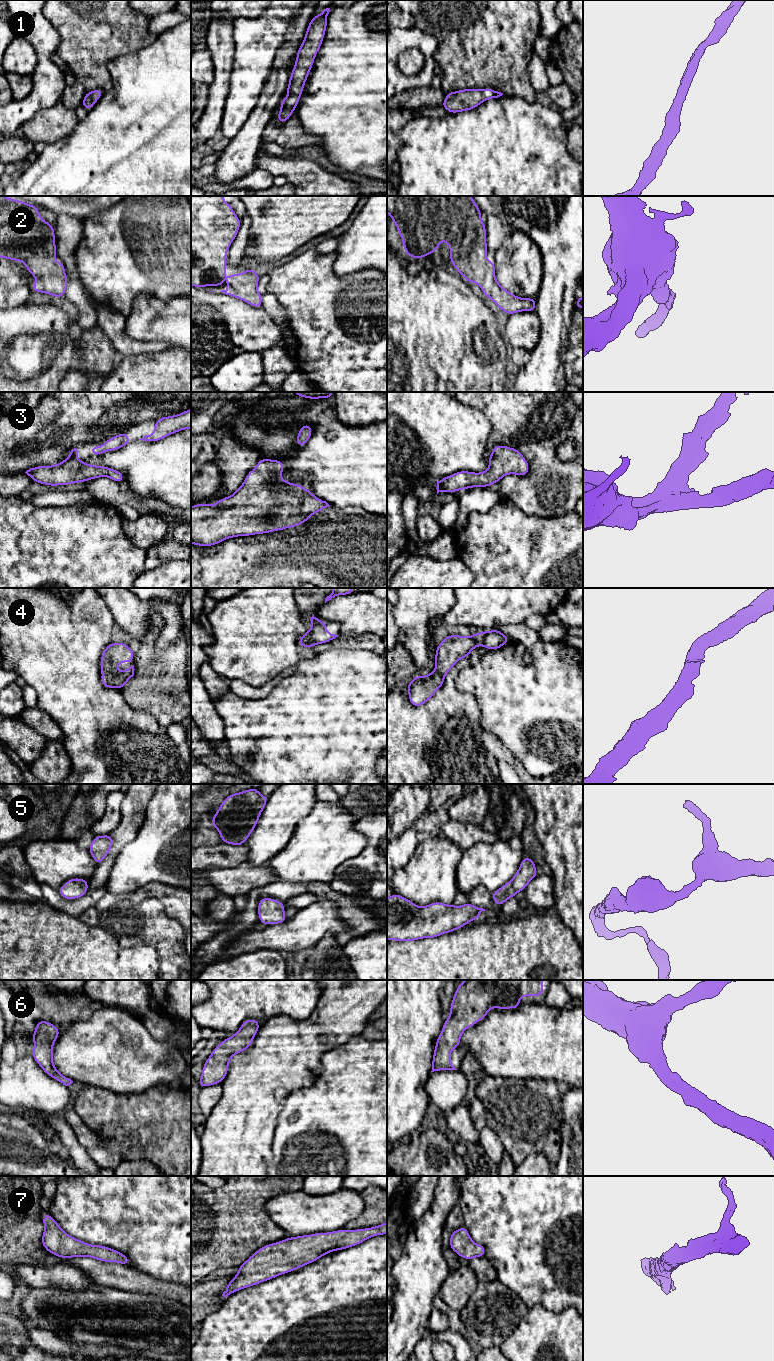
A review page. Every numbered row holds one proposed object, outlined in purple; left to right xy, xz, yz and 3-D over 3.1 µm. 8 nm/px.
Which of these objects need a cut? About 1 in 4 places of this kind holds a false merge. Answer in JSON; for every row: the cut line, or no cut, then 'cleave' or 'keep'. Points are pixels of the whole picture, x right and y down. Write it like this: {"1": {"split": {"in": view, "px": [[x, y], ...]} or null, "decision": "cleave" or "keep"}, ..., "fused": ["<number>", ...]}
{"1": {"split": null, "decision": "keep"}, "2": {"split": null, "decision": "keep"}, "3": {"split": null, "decision": "keep"}, "4": {"split": null, "decision": "keep"}, "5": {"split": null, "decision": "keep"}, "6": {"split": null, "decision": "keep"}, "7": {"split": null, "decision": "keep"}, "fused": []}

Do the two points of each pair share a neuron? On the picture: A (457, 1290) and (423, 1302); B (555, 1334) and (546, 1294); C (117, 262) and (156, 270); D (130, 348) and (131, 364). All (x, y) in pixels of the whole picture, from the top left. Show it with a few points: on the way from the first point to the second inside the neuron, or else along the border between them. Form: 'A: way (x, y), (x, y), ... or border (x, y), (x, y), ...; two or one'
A: border (449, 1272), (437, 1293); two
B: border (572, 1306), (553, 1312), (535, 1304), (528, 1310); two
C: way (127, 262), (146, 262); one
D: border (153, 352), (129, 354), (123, 357); two

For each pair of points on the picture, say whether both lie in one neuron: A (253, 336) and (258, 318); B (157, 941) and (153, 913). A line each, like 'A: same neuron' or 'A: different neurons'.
A: same neuron
B: same neuron

